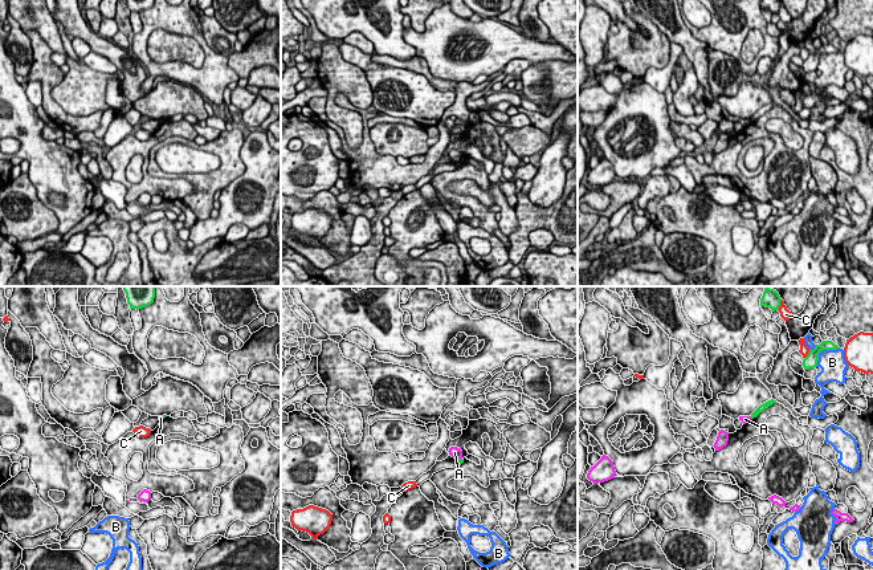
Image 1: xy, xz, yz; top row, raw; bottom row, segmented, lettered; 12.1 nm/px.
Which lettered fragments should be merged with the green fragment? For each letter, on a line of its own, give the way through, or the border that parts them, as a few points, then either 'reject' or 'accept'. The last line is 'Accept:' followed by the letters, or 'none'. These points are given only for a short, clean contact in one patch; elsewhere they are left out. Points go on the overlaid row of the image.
A: border along xz (461, 457), (456, 460); reject
B: reject
C: reject
Accept: none

